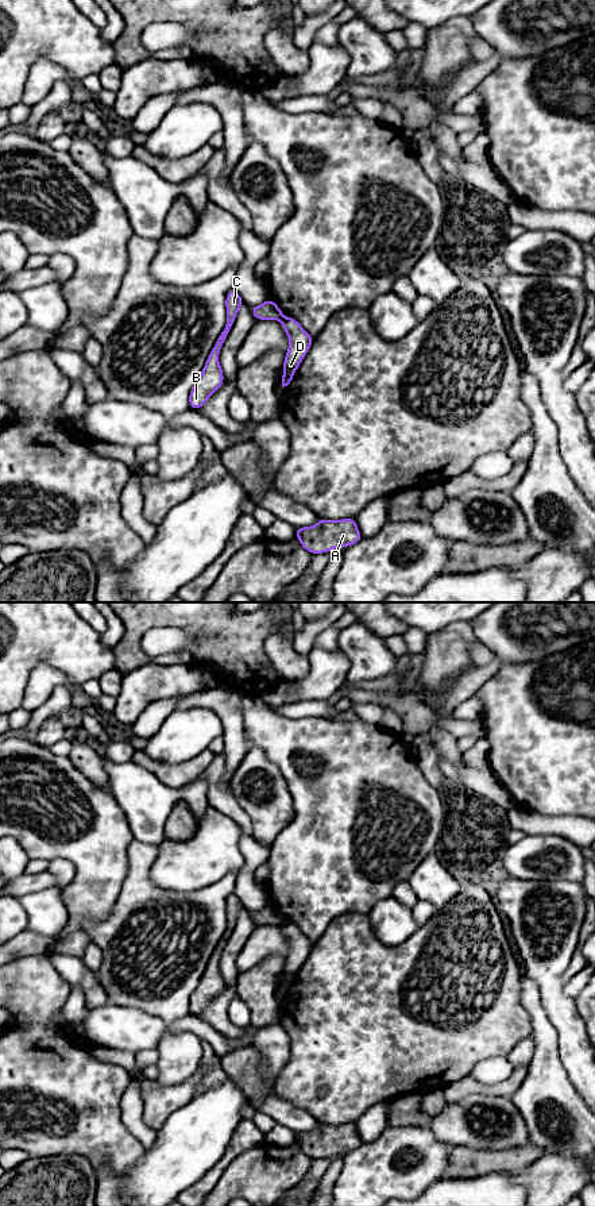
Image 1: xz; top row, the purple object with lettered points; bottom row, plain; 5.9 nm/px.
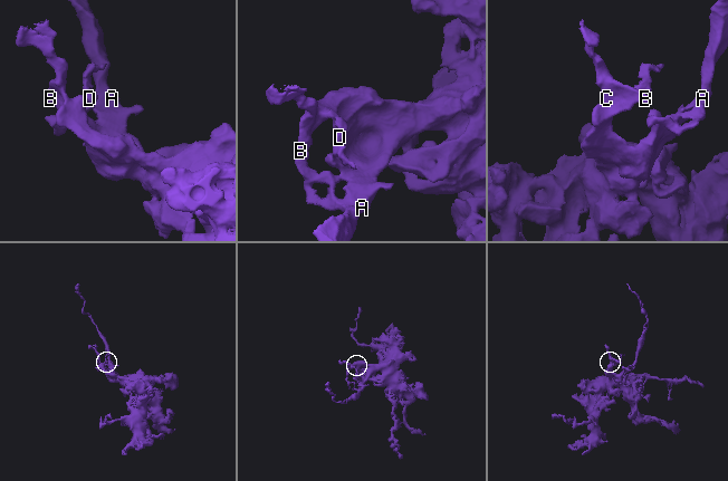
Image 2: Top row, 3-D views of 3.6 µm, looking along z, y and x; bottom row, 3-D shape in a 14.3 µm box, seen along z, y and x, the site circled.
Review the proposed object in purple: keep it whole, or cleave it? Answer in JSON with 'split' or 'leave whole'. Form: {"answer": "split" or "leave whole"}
{"answer": "split"}

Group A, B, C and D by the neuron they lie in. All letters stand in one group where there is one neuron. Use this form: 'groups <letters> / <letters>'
groups A B C / D

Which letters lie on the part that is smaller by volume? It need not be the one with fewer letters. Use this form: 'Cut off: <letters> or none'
Cut off: D

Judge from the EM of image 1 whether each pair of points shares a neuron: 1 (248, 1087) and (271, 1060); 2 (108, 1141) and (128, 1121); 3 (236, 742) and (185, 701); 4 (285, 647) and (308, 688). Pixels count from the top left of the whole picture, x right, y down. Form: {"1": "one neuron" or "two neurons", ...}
{"1": "two neurons", "2": "two neurons", "3": "one neuron", "4": "two neurons"}

